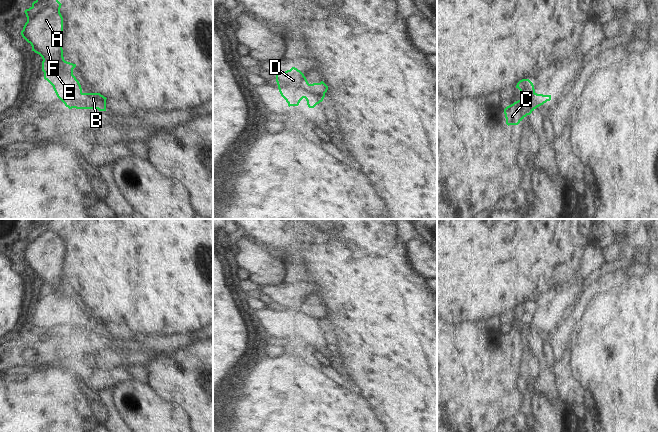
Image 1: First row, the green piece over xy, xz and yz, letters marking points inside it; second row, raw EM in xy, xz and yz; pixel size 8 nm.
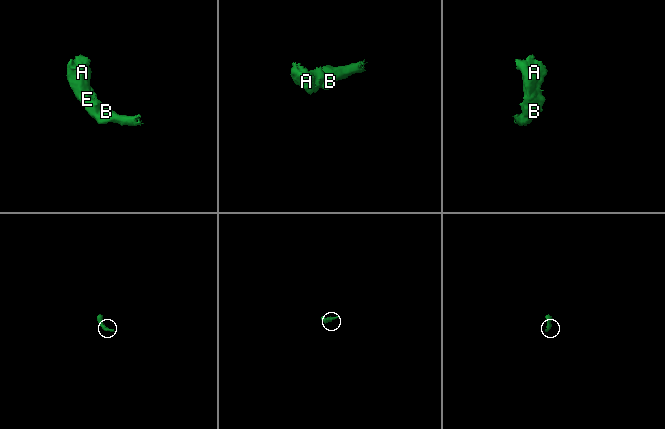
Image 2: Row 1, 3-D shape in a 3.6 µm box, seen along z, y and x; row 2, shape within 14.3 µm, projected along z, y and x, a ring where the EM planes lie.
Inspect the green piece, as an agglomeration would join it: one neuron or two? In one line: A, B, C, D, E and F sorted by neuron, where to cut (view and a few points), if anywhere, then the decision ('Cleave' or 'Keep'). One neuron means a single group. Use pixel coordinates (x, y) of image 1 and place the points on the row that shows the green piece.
Groups: A B C D E F. No split. Keep

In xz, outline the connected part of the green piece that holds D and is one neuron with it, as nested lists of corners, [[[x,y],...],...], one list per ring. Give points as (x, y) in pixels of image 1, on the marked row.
[[[295,67],[285,72],[276,73],[276,82],[281,96],[288,106],[298,106],[305,98],[309,108],[314,108],[323,101],[328,86],[320,83],[309,84],[304,74]]]

